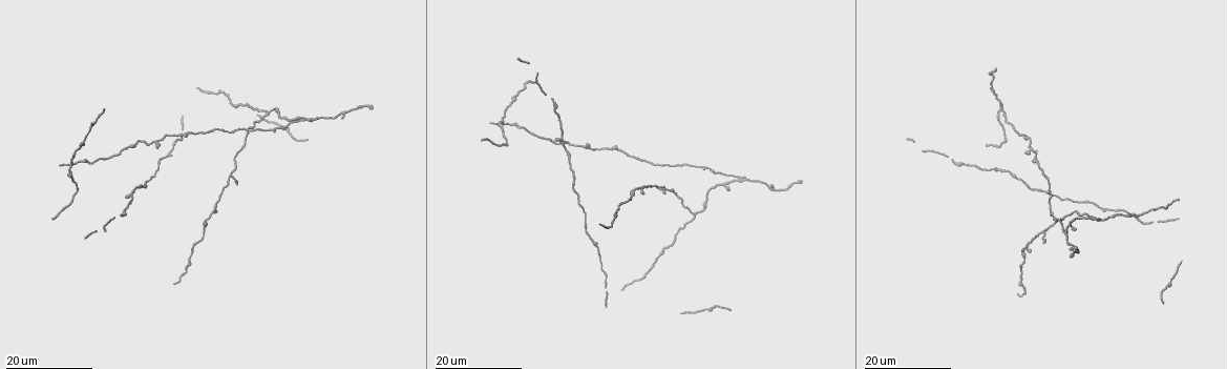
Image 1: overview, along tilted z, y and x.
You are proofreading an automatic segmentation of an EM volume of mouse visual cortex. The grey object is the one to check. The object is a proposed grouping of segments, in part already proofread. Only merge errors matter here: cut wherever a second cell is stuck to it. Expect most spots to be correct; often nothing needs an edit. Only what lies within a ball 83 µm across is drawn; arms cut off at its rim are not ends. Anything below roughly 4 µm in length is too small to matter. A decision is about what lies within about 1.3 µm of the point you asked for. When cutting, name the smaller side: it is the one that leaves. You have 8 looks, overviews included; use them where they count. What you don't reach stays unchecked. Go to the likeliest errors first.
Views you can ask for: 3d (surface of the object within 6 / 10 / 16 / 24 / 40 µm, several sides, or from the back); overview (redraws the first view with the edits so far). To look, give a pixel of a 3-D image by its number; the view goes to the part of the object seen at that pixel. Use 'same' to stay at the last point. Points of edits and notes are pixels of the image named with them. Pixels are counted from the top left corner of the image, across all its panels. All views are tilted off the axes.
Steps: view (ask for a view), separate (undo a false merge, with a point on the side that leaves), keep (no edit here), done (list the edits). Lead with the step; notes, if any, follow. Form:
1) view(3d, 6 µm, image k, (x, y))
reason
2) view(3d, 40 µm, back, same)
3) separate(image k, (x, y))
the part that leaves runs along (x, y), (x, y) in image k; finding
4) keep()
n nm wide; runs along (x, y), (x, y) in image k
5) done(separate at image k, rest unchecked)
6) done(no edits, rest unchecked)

view(3d, 24 µm, image 1, (737, 181))
three-way junction

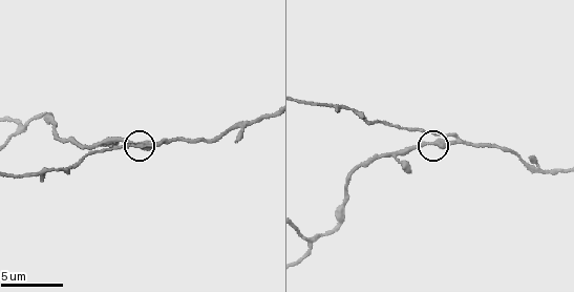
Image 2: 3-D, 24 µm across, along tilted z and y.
view(3d, 10 µm, image 2, (434, 141))

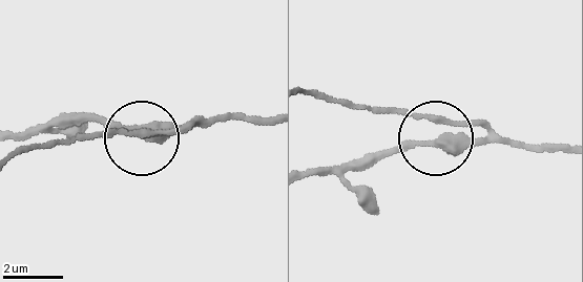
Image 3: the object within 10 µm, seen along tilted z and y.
keep()
runs along (310, 96), (423, 115), (445, 140), (503, 139) in image 3; continuous, no second cell

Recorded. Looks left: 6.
view(3d, 24 µm, image 1, (1030, 136))
calibre changes

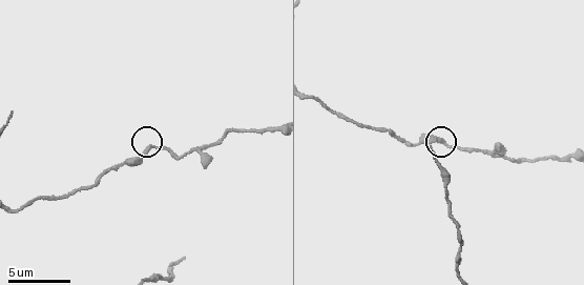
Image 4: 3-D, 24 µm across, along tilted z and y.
view(3d, 10 µm, image 4, (150, 146))
closer look

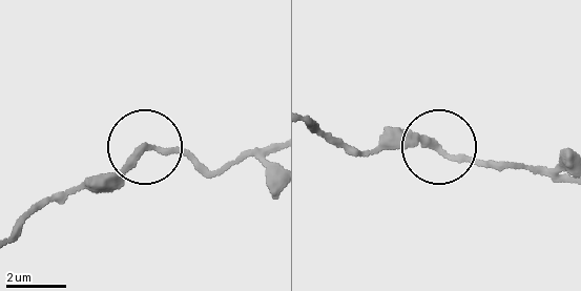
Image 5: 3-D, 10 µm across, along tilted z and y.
keep()
runs along (562, 177), (457, 161), (435, 147), (391, 137) in image 5; continuous, no second cell

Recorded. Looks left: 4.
view(3d, 6 µm, image 2, (312, 241))
three-way junction

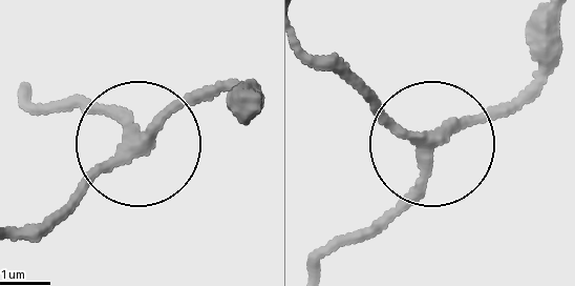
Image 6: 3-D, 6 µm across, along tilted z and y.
keep()
3 arms; runs along (553, 25), (523, 94), (446, 138), (362, 230) in image 6; continuous, no second cell

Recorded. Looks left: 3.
view(3d, 16 µm, image 1, (214, 210))
small branch off a trunk

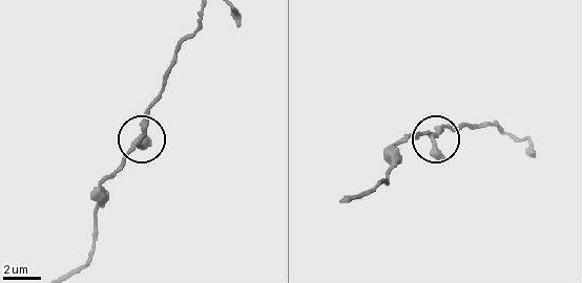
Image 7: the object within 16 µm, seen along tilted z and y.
view(3d, 10 µm, image 7, (431, 135))
zoom in

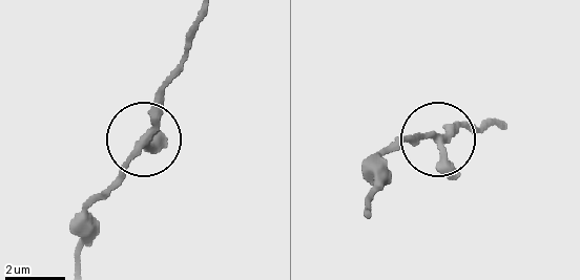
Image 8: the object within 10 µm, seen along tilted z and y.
keep()
3 arms; one cell here

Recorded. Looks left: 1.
done(no edits, rest unchecked)

